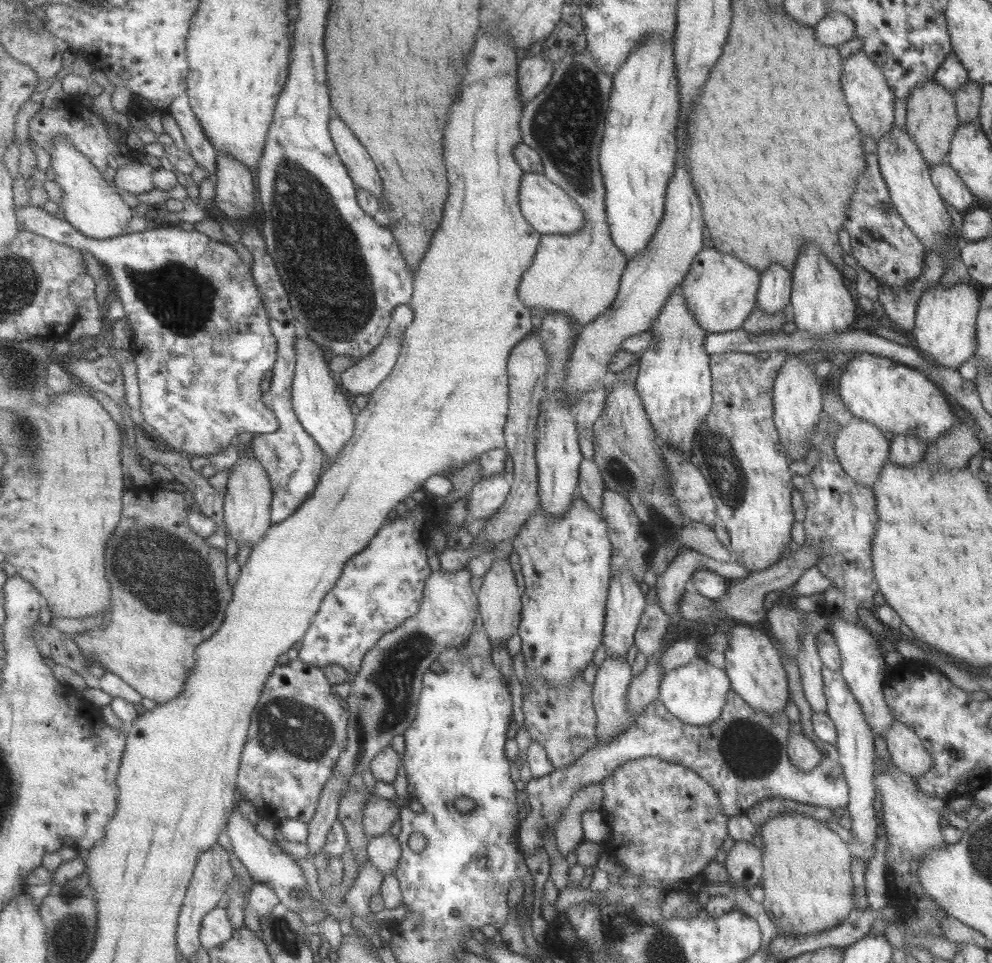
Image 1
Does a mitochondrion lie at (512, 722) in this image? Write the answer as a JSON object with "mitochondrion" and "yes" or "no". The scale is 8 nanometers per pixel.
{"mitochondrion":"no"}

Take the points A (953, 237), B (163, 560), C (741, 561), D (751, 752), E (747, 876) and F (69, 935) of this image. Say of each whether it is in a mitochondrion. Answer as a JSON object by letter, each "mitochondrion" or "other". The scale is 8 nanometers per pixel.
{"A":"other","B":"mitochondrion","C":"other","D":"mitochondrion","E":"other","F":"mitochondrion"}

